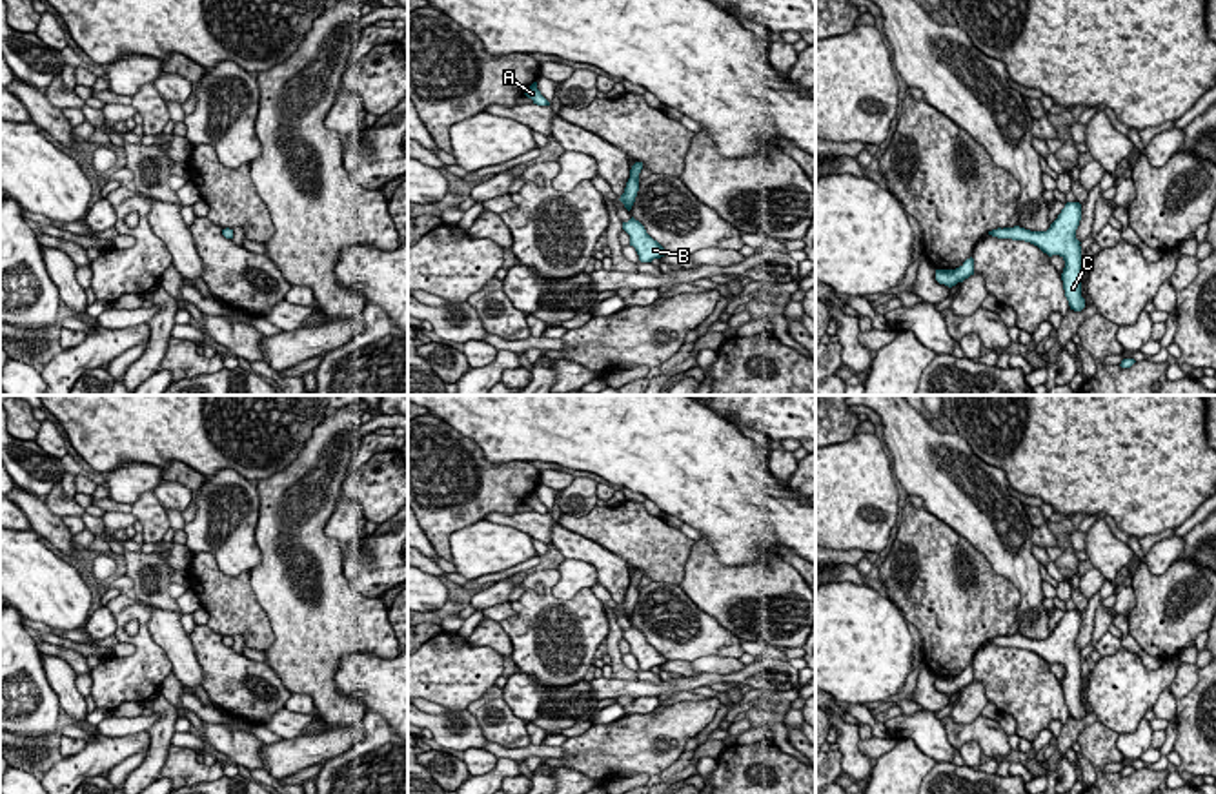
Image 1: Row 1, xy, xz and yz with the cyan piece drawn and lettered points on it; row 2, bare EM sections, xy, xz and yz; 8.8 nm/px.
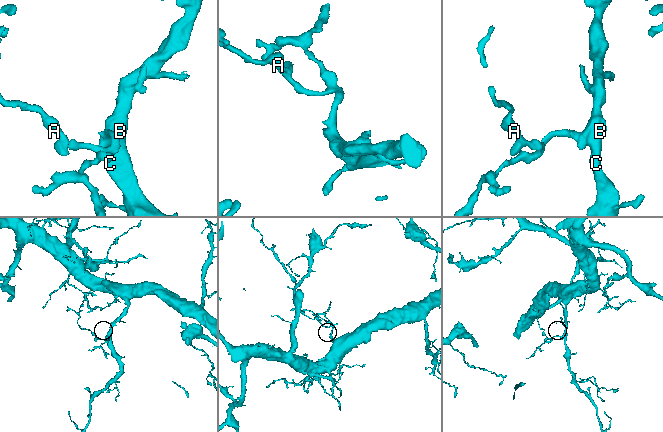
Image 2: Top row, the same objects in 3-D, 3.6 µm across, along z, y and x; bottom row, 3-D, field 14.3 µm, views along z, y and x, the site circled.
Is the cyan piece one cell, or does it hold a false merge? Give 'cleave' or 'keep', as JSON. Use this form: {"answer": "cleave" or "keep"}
{"answer": "keep"}

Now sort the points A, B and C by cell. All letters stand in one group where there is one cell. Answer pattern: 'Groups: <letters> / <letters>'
Groups: A B C

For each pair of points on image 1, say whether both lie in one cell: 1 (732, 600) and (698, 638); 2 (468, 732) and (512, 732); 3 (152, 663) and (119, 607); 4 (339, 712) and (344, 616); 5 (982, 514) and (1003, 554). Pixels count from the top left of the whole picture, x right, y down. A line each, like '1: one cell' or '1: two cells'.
1: two cells
2: two cells
3: one cell
4: one cell
5: one cell

